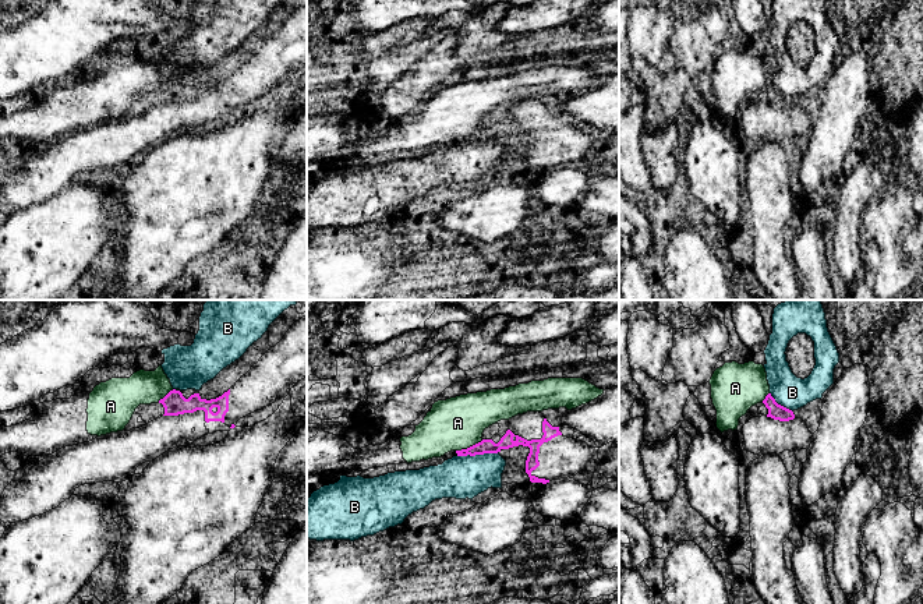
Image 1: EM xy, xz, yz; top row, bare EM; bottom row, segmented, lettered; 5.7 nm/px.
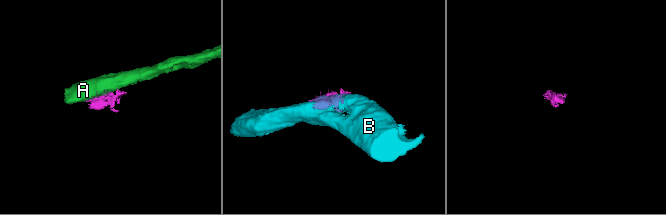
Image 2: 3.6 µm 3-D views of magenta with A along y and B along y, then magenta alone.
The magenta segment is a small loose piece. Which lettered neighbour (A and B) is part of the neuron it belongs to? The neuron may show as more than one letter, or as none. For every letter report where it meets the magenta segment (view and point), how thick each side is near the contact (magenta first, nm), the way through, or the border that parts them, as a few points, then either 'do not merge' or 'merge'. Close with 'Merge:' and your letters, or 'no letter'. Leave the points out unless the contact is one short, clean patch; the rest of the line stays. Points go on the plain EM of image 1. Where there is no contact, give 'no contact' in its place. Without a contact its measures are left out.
A: meets magenta in xz at (470, 134); 80 nm thick on the magenta side, 300 nm on the other; border along xz (483, 127), (456, 138); do not merge
B: meets magenta in xz at (477, 141); 80 nm thick on the magenta side, 240 nm on the other; border along xz (498, 138), (458, 144); do not merge
Merge: no letter

